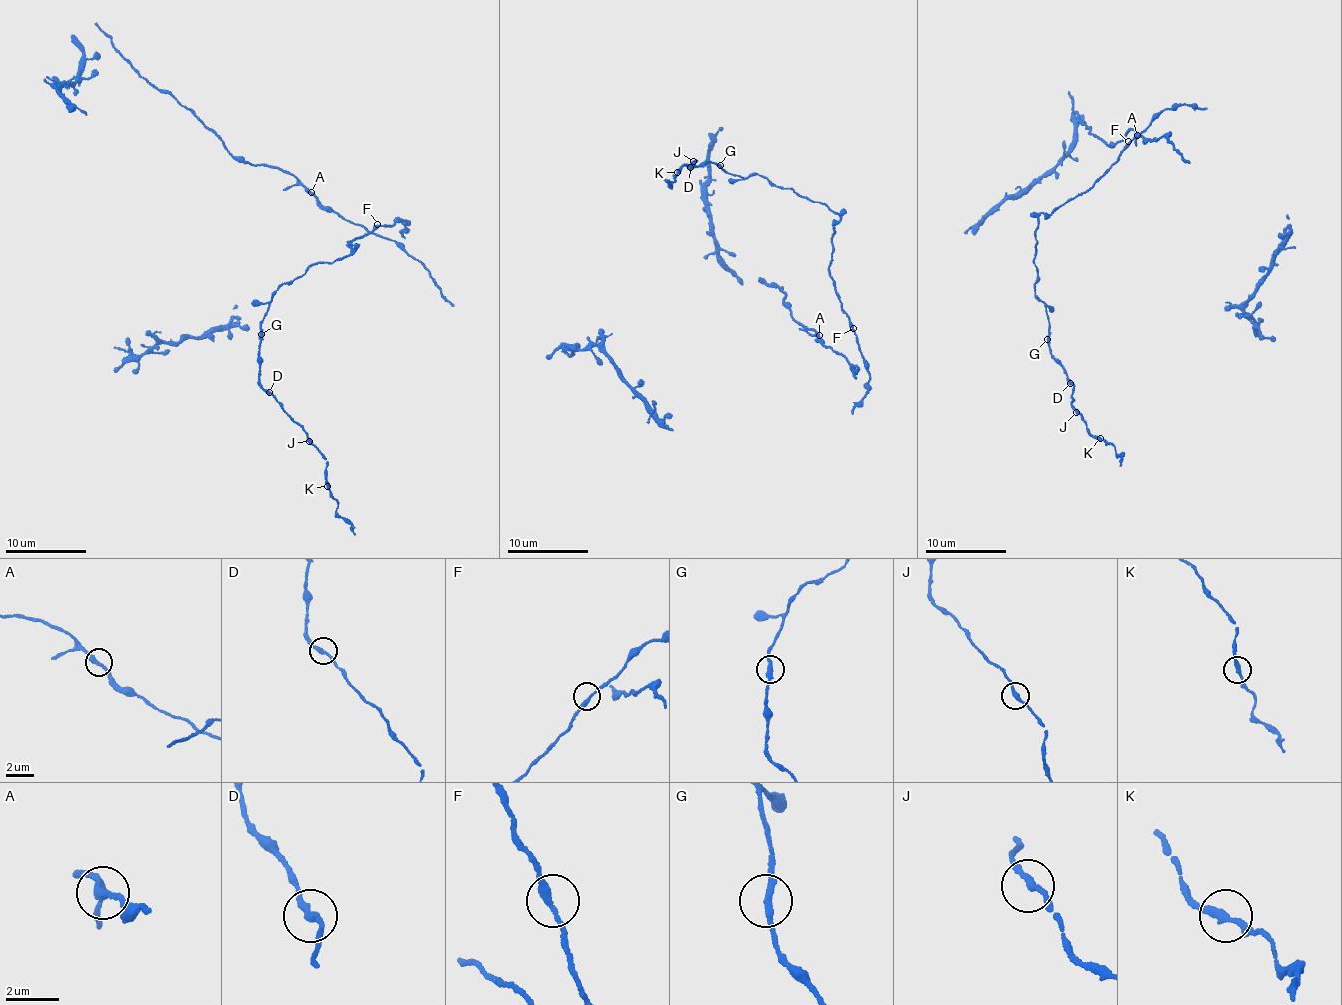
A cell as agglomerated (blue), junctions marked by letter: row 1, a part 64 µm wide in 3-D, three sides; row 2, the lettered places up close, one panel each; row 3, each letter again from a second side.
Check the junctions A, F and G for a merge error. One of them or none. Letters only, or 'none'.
none

